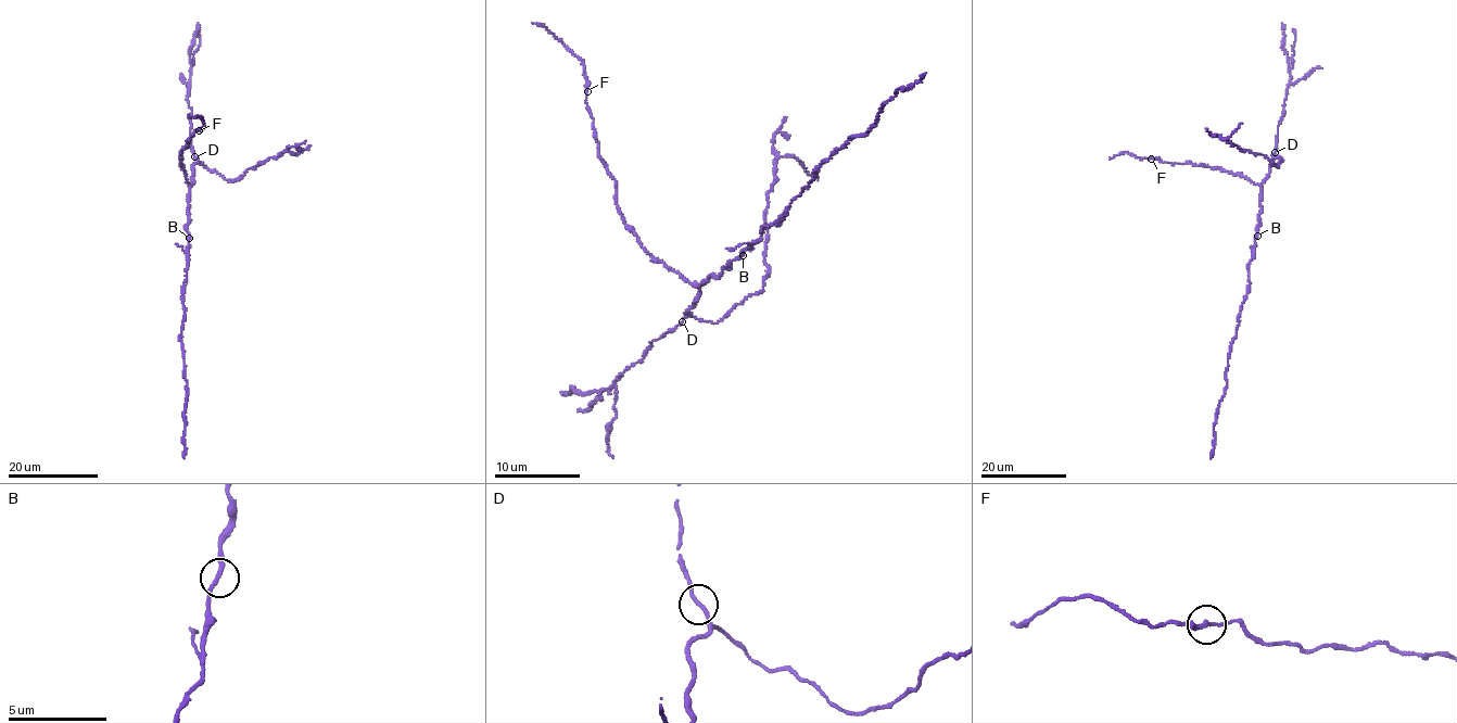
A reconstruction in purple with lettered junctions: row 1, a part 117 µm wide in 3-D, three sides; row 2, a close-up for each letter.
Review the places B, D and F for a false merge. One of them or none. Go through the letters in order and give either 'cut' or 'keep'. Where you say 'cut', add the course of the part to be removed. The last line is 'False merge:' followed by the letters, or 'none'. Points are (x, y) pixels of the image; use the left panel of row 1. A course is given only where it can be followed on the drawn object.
B: keep
D: keep
F: keep
False merge: none

